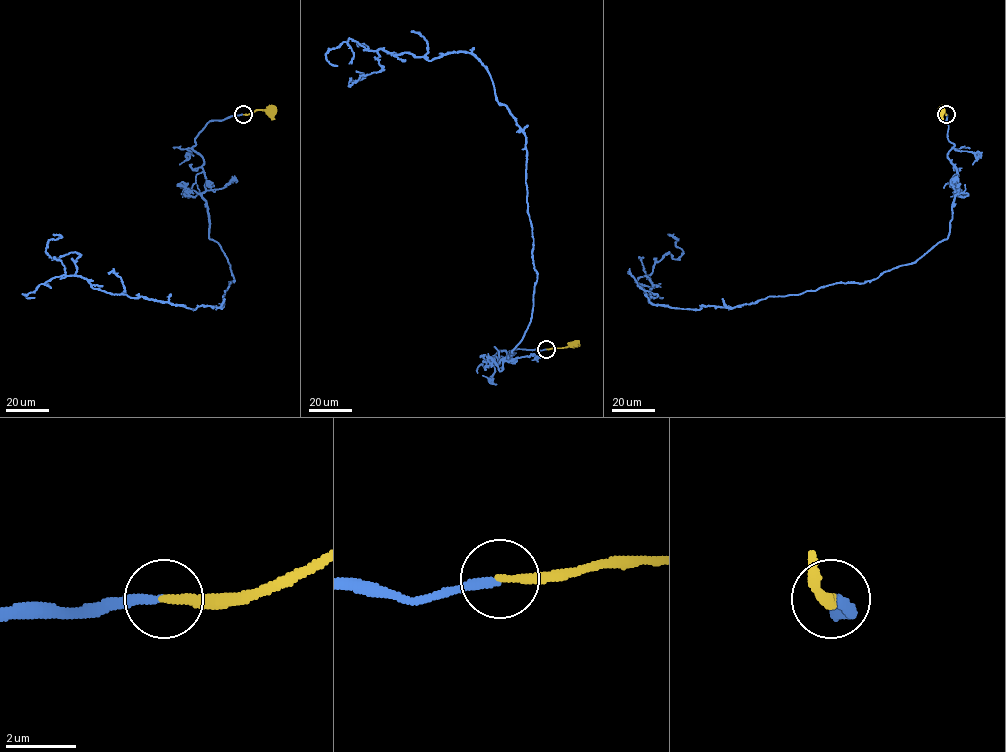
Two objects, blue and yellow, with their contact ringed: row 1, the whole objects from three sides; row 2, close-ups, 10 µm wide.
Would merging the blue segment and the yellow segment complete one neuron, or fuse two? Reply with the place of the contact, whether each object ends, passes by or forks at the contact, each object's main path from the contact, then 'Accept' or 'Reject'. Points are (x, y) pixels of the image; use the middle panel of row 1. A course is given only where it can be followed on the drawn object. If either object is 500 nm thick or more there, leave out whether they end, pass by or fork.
Place: (546, 349). At the ring blue ends. At the ring yellow ends. Course of blue: (546, 349), (495, 355), (537, 278), (525, 133), (487, 69), (379, 49), (349, 86), (356, 71). Course of yellow: (546, 349), (575, 344). Accept

